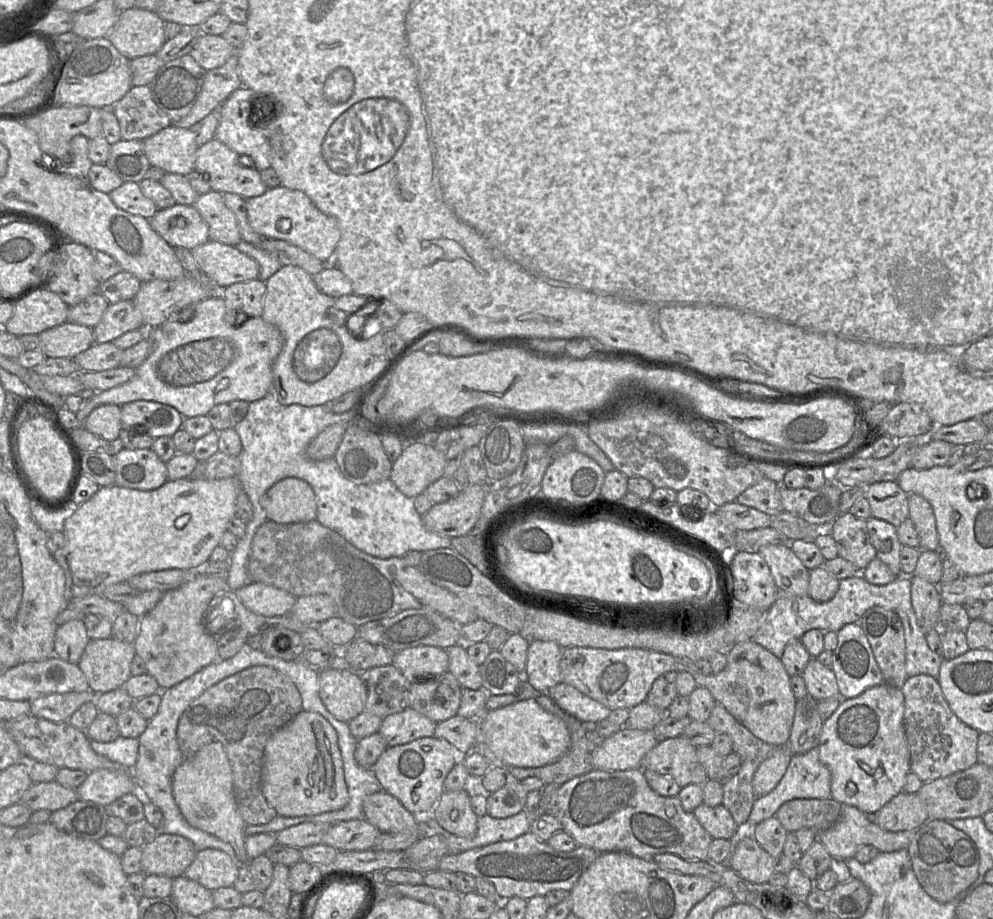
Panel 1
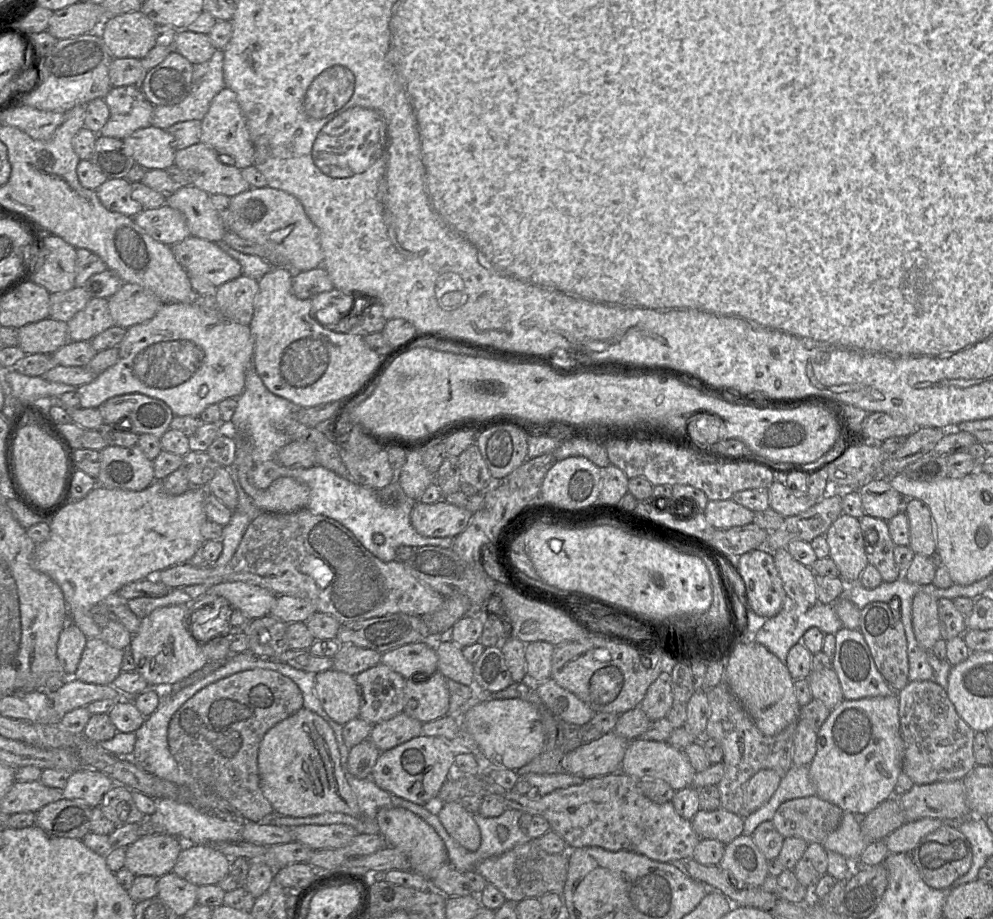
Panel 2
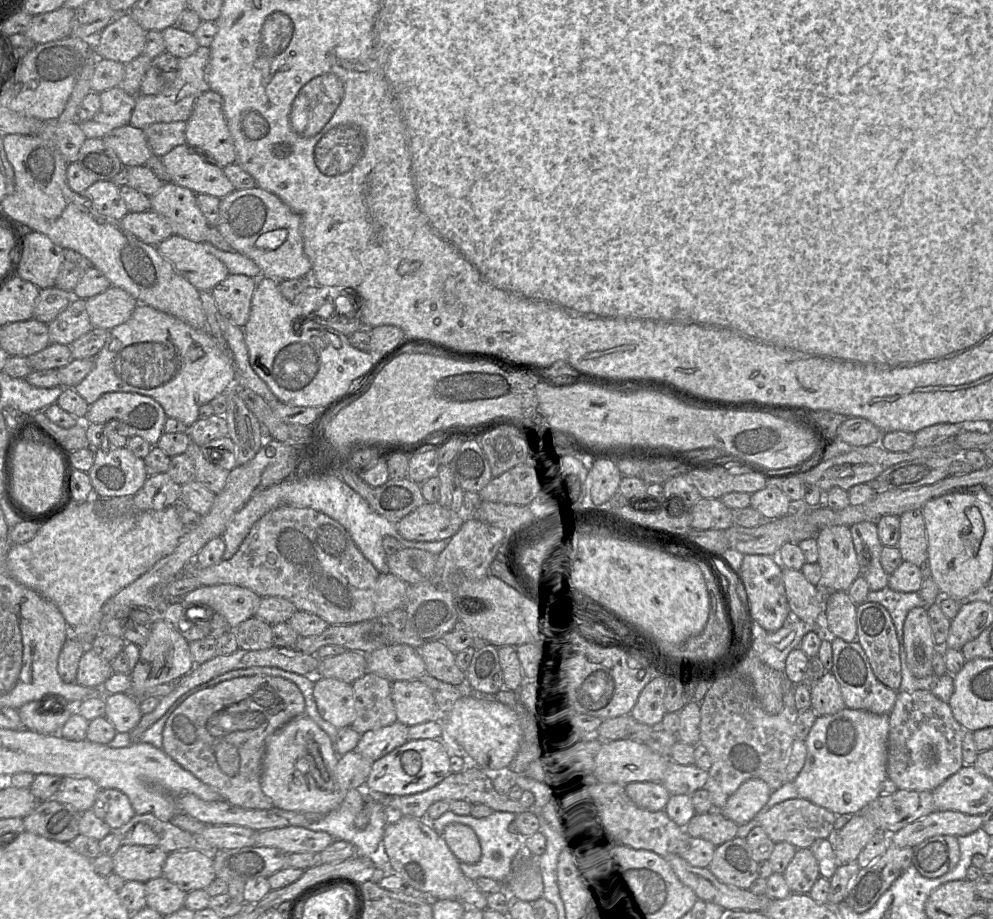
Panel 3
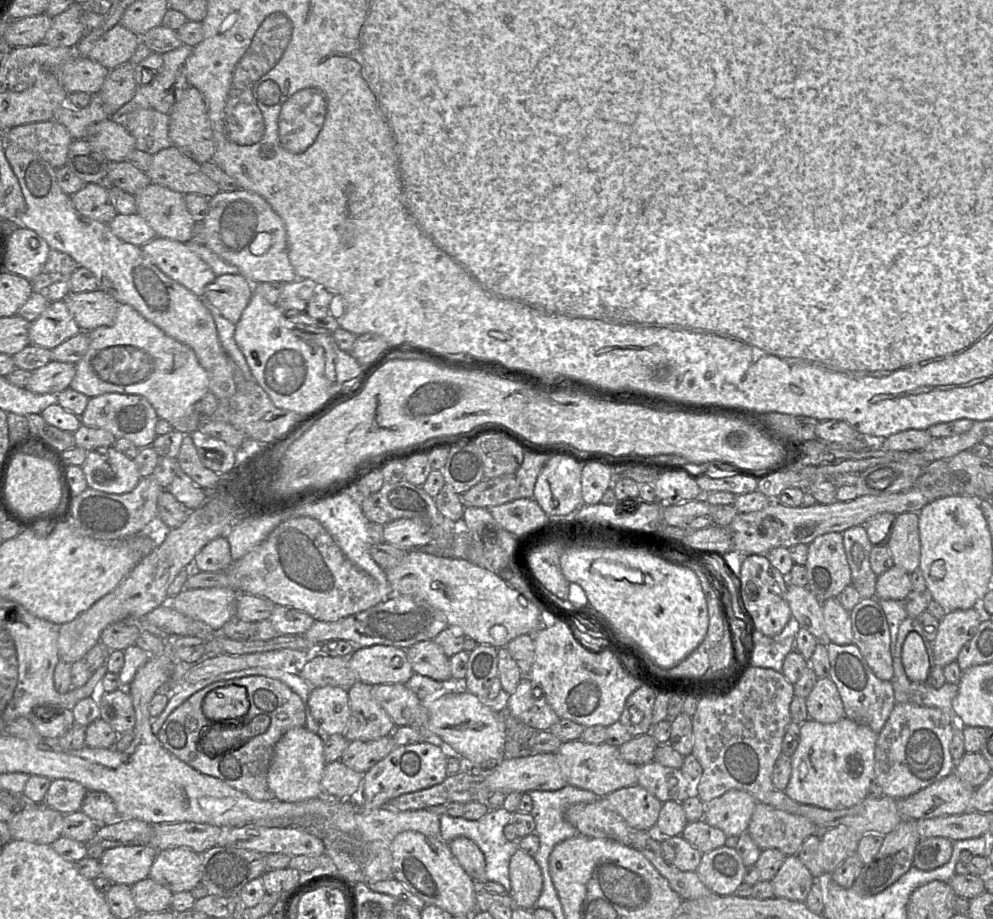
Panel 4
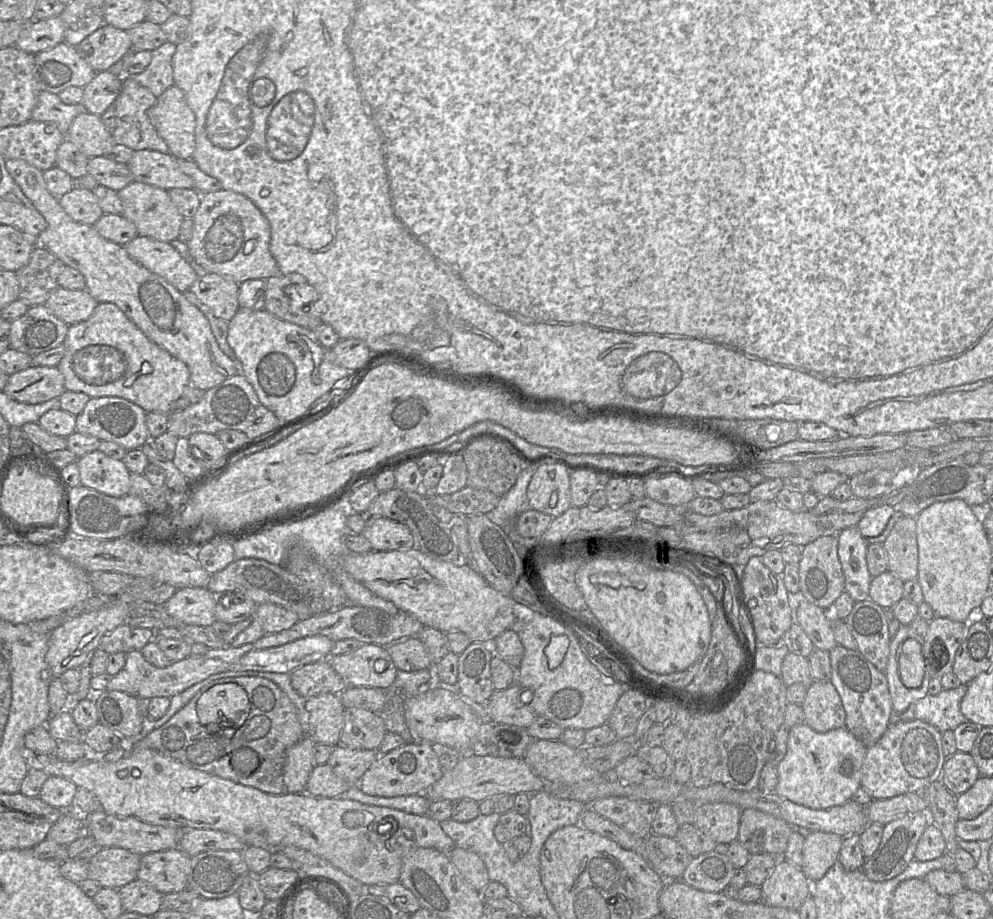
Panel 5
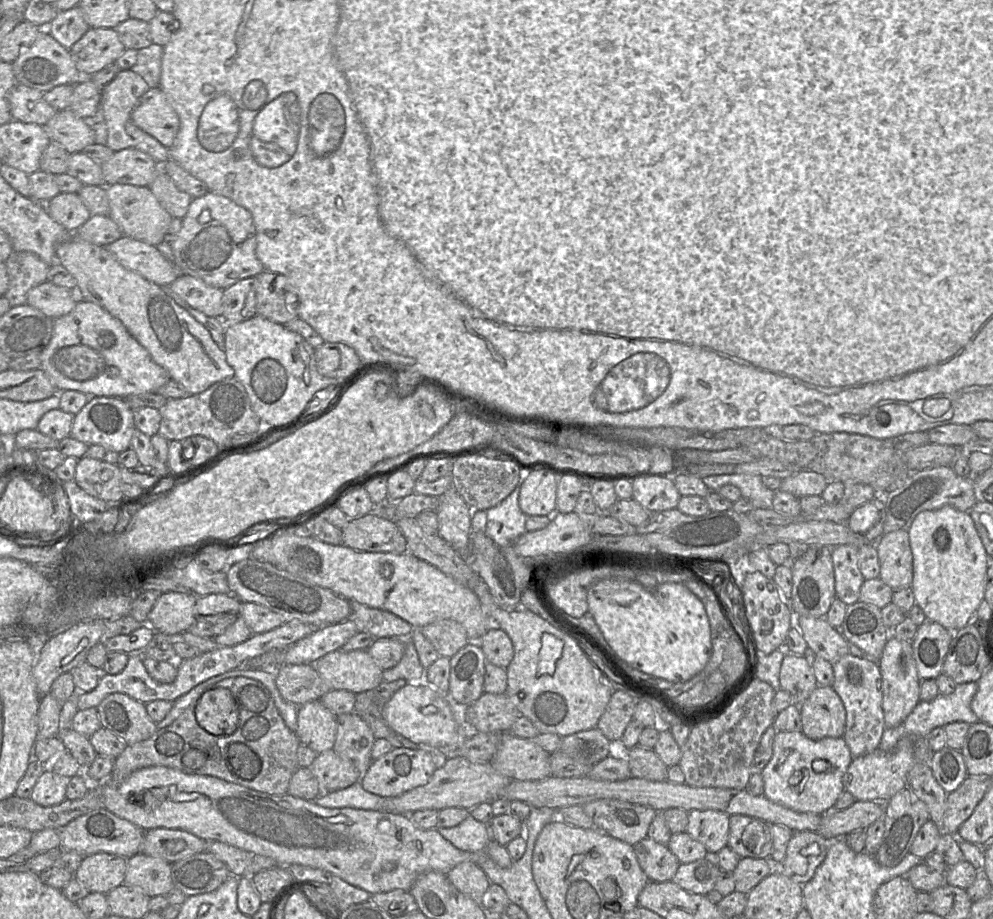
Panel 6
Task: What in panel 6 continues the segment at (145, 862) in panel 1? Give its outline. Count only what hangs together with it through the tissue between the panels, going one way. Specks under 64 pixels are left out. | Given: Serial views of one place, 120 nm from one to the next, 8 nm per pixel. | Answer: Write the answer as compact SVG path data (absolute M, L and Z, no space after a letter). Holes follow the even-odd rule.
M109 853L85 856L74 873L77 880L90 893L107 894L124 883L127 859Z

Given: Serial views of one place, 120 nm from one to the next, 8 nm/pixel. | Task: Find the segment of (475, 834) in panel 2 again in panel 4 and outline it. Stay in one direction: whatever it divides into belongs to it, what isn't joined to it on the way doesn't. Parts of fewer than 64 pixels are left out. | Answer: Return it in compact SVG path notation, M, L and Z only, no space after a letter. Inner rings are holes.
M460 836L448 844L457 862L478 885L487 882L485 880L485 856L474 841Z

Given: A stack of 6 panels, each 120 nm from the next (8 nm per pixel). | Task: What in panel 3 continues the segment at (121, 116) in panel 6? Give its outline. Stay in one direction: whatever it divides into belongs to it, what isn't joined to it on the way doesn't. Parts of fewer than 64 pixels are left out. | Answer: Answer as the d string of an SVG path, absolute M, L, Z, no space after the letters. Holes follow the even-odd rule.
M186 122L153 123L144 129L153 155L162 157L179 145L186 144Z

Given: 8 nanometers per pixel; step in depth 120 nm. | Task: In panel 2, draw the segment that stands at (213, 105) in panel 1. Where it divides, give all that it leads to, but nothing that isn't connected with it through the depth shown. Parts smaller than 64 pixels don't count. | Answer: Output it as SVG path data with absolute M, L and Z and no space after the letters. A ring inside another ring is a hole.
M216 49L208 61L193 65L191 89L187 97L172 106L155 106L151 126L166 130L179 122L201 121L213 98L226 87L223 62L223 51Z

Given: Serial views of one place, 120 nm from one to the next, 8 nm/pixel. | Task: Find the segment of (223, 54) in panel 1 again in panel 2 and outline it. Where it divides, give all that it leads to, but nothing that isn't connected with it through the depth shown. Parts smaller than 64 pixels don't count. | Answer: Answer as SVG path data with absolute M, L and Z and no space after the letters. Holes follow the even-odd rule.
M186 29L177 31L172 47L193 65L208 61L216 51L208 35Z

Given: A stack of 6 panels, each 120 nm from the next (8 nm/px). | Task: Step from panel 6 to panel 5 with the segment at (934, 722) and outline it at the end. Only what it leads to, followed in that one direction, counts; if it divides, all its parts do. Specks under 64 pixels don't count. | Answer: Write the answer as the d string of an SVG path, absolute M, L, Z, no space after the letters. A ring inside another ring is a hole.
M968 684L957 688L942 690L937 695L926 695L912 703L903 713L892 713L889 725L897 722L921 720L936 727L941 733L954 731L960 724L968 720L960 710L960 702L967 692Z

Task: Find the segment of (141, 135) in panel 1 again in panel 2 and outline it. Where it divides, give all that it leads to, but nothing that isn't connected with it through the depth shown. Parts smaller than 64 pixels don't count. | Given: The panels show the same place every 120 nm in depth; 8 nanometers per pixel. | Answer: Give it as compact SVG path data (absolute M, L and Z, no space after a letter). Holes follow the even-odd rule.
M140 86L112 87L103 100L109 108L109 119L98 135L123 140L138 129L151 126L154 105L148 101Z

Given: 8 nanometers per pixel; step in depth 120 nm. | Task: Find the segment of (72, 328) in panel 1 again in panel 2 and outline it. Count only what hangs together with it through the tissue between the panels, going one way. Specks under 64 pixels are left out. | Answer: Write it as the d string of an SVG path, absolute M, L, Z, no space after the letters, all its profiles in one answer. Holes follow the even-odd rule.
M51 317L18 328L18 347L27 354L52 355L71 342L67 322Z

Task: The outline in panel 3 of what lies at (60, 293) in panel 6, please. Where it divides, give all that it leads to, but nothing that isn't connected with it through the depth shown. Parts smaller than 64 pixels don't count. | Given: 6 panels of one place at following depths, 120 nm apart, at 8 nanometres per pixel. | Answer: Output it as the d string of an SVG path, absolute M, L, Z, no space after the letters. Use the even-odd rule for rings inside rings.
M111 286L104 292L86 299L86 310L93 328L111 330L125 323L138 301L122 288Z

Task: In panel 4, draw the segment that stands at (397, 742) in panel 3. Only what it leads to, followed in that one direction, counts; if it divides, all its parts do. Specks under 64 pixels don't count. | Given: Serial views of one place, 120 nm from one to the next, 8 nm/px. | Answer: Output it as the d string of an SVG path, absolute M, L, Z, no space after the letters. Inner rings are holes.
M391 734L375 740L354 740L349 742L340 760L350 769L364 774L395 747Z

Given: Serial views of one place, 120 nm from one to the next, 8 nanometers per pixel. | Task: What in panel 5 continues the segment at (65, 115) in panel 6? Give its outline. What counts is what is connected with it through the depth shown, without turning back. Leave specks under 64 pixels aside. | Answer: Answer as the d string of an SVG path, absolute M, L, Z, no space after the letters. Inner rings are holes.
M83 112L73 120L65 134L65 139L74 143L89 158L105 156L115 145L113 135L106 129L101 117L89 112Z

